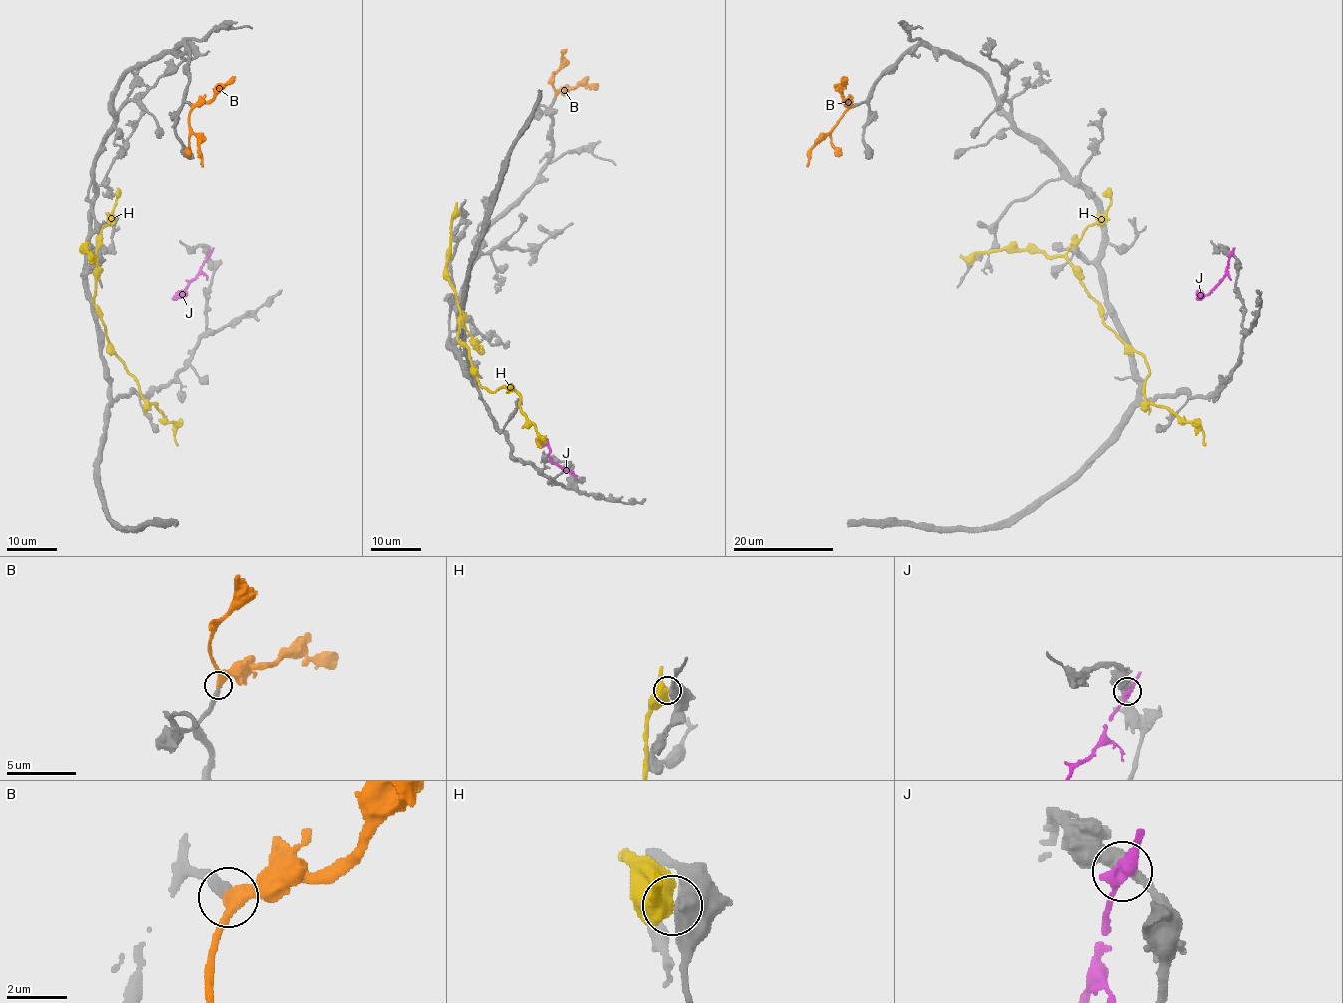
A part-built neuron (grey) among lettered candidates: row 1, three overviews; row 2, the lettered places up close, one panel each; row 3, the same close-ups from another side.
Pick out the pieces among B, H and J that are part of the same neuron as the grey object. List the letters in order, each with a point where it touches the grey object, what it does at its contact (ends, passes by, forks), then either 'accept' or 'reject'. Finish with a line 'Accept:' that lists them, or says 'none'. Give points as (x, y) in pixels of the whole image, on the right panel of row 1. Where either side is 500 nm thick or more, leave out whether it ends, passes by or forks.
B: meets grey at (853, 106); it passes by; accept
H: meets grey at (969, 260); reject
J: meets grey at (1230, 255); it passes by; reject
Accept: B

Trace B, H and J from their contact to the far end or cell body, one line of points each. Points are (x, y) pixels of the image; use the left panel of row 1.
B: (191, 106), (189, 128), (196, 136), (202, 166)
H: (95, 260), (83, 250), (93, 256), (93, 303), (108, 344), (138, 385), (140, 394), (174, 423), (177, 446)
J: (209, 255), (185, 295), (172, 299)

